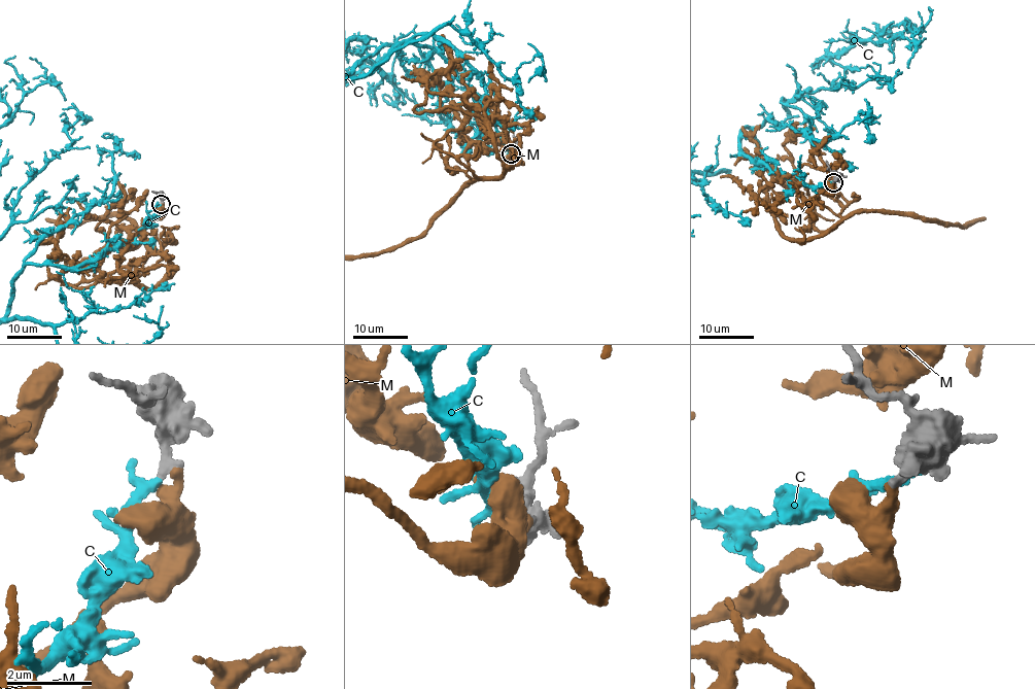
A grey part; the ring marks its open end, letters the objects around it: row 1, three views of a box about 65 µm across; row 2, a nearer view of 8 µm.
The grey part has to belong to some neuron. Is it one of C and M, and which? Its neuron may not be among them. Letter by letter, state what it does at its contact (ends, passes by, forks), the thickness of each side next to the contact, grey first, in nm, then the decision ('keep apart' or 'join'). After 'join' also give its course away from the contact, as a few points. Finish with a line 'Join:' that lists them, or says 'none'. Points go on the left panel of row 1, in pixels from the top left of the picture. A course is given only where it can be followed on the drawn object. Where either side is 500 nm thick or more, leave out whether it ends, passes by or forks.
C: it ends; calibres 240 and 240 nm; join
M: it ends; calibres 340 and 320 nm; keep apart
Join: C

